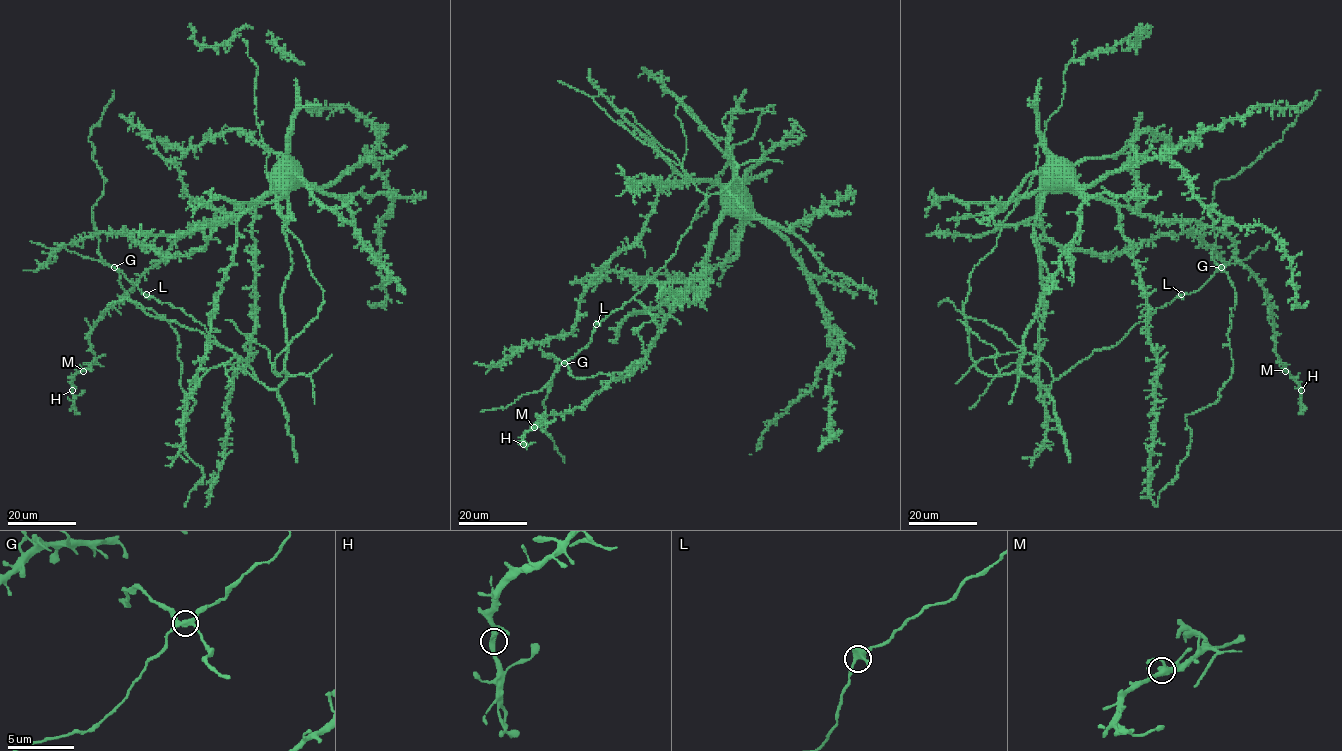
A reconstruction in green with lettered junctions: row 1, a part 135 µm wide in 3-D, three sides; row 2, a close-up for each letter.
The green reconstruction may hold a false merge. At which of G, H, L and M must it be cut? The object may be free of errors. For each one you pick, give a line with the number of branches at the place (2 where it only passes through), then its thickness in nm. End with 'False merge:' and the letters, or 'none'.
G: 4 | 320 nm
False merge: G

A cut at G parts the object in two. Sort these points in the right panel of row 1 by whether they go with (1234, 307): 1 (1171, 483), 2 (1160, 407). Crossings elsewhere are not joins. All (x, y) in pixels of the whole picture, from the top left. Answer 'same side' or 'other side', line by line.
1: same side
2: other side

